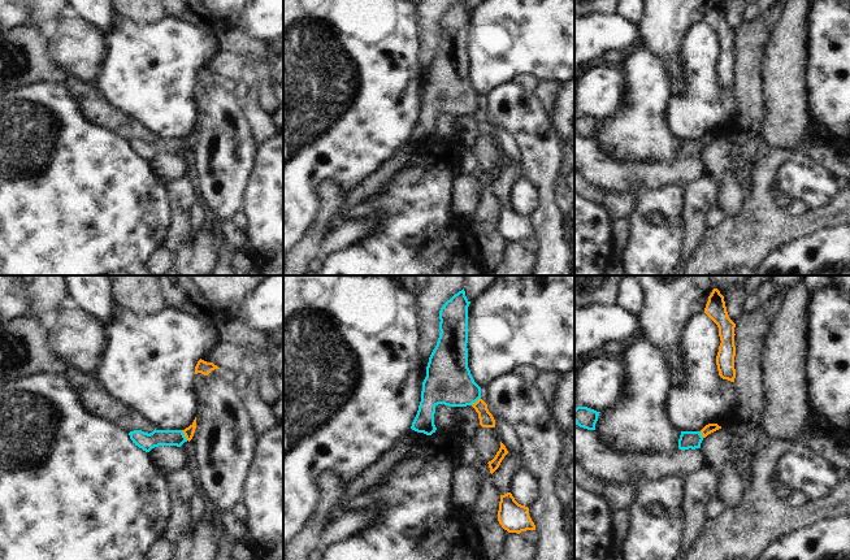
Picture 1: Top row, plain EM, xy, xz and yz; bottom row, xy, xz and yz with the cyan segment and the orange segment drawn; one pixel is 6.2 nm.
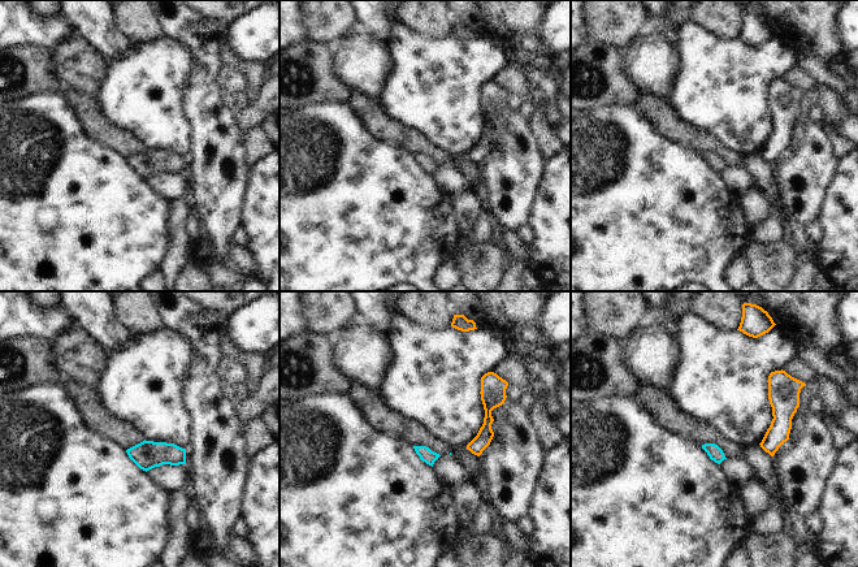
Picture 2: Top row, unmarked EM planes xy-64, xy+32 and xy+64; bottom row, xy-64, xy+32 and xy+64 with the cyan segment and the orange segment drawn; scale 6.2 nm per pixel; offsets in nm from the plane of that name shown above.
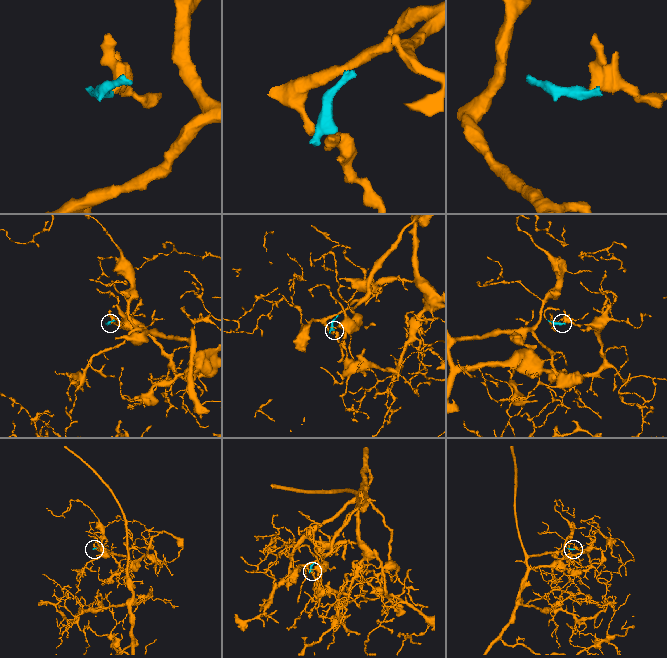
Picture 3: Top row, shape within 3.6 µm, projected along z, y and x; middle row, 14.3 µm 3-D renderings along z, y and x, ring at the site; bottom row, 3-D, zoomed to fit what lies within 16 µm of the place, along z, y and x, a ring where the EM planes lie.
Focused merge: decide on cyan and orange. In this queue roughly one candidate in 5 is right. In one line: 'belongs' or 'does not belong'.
does not belong

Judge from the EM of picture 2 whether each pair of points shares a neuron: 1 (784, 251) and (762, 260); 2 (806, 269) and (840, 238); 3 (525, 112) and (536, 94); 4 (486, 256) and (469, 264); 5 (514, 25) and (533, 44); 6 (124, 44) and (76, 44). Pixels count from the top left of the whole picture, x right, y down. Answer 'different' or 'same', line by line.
1: same
2: different
3: same
4: same
5: same
6: different

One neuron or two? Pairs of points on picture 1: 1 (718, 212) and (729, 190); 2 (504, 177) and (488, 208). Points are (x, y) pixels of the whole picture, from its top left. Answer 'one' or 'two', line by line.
1: two
2: two

